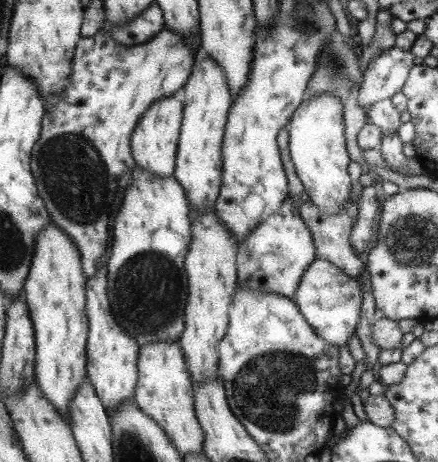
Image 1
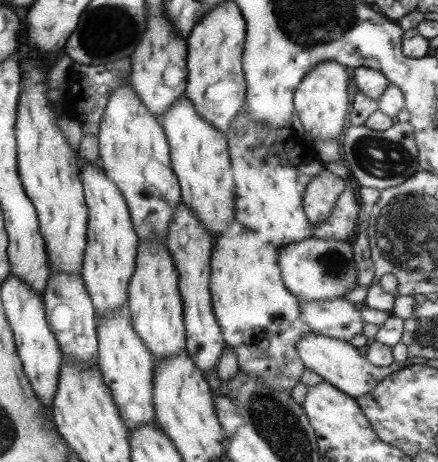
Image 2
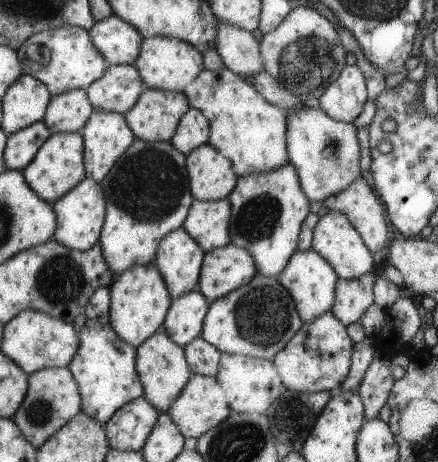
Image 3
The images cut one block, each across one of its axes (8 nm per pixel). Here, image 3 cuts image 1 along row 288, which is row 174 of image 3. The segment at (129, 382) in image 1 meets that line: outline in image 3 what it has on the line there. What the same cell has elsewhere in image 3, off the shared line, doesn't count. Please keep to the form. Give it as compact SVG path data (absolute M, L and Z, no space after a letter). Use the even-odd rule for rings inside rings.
M95 111L88 116L87 122L80 128L83 139L85 177L98 183L112 168L115 161L129 148L134 134L127 126L124 115L107 111Z

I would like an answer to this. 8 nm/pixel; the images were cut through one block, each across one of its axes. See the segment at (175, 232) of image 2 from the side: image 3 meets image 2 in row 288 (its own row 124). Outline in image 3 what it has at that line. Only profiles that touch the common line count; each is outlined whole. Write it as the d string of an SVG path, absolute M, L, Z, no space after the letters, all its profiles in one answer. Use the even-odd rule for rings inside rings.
M193 107L179 119L173 136L168 140L181 154L186 155L208 142L208 120Z

